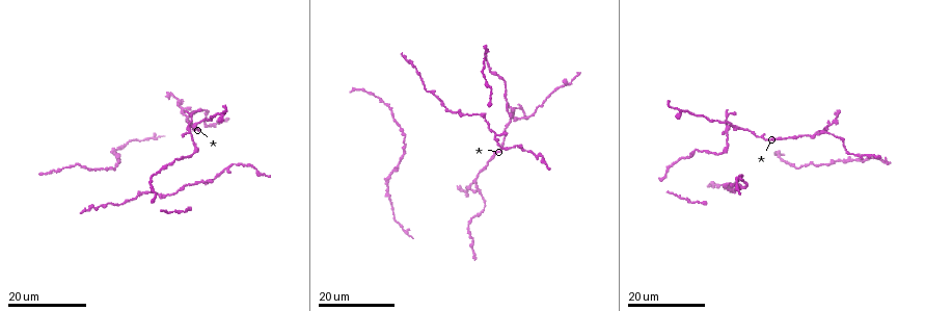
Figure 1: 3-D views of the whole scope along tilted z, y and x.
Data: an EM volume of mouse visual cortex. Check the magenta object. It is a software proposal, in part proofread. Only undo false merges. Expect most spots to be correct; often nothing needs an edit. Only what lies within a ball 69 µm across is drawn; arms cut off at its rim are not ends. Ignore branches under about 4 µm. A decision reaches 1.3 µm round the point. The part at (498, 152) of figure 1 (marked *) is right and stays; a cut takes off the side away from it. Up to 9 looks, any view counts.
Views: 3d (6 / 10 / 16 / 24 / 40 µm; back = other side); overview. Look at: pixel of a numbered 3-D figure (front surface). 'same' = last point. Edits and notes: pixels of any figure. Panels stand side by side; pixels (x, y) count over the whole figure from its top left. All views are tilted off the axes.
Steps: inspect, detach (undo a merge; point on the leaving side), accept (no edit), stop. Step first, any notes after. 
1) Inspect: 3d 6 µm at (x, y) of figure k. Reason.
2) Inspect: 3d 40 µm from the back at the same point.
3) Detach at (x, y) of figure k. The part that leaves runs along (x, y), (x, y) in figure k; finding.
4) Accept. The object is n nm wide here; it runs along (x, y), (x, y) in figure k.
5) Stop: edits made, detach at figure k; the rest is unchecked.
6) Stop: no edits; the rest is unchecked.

Inspect: 3d 24 µm at (514, 118) of figure 1. Four arms meet.

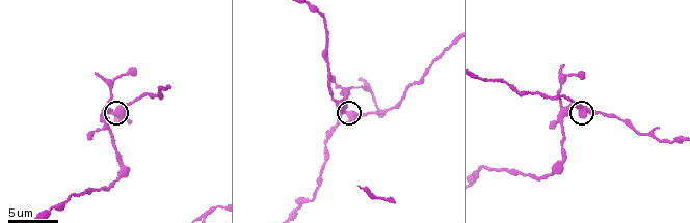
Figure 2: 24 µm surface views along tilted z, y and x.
Inspect: 3d 6 µm at (116, 110) of figure 2.

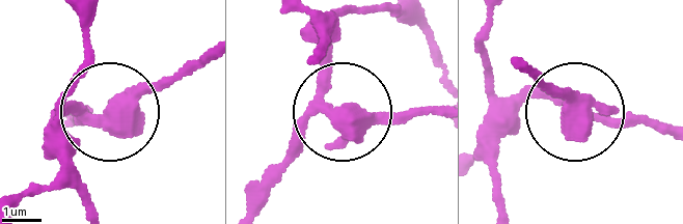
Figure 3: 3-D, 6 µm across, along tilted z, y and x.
Accept. 4 arms meet here; it runs along (674, 136), (565, 112), (536, 66) in figure 3; all the same cell.

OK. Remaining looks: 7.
Inspect: 3d 10 µm at (320, 173) of figure 2. Two arms in line, one across.

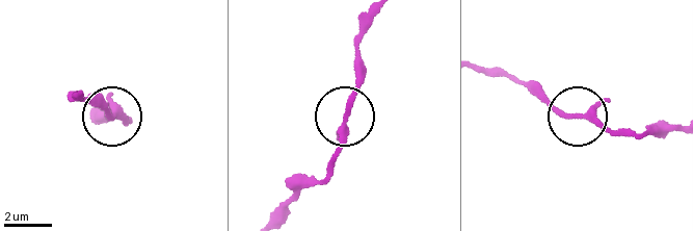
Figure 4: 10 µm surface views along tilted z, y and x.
Inspect: 3d 10 µm from the back at (574, 116) of figure 4. Other side.

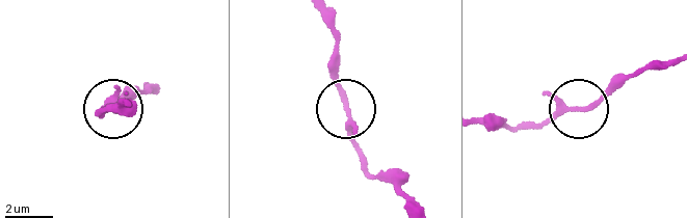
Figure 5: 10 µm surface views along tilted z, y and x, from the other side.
Accept. The object is 210 nm wide here; continuous, no second cell.

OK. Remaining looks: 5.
Inspect: 3d 16 µm at (815, 133) of figure 1. Thin arm on a thick one.

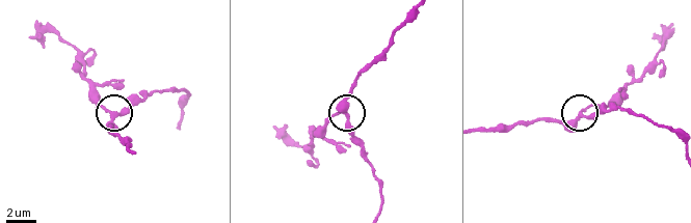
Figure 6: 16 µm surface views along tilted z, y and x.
Inspect: 3d 10 µm at (579, 116) of figure 6.

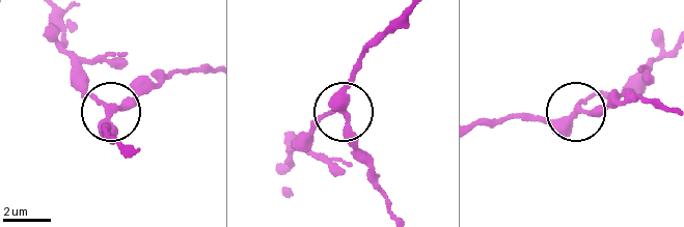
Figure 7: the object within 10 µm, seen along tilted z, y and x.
Accept. 3 arms meet here; it runs along (482, 125), (518, 116), (550, 122), (593, 97), (638, 92) in figure 7; continuous, no second cell.

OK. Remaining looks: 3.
Inspect: 3d 24 µm at (179, 188) of figure 1. A fork.

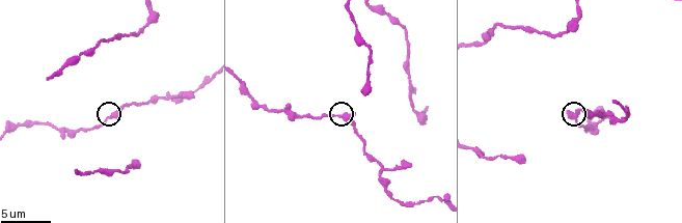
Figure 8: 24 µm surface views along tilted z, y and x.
Inspect: 3d 6 µm at (114, 113) of figure 8.

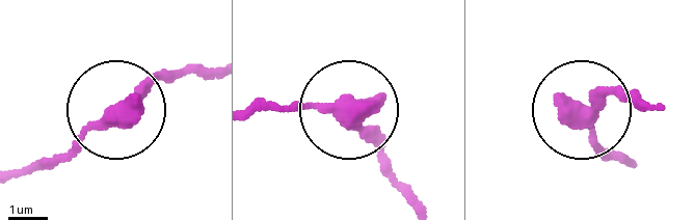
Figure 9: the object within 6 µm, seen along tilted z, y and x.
Accept. One cell here.

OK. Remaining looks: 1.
Stop: no edits; the rest is unchecked.

